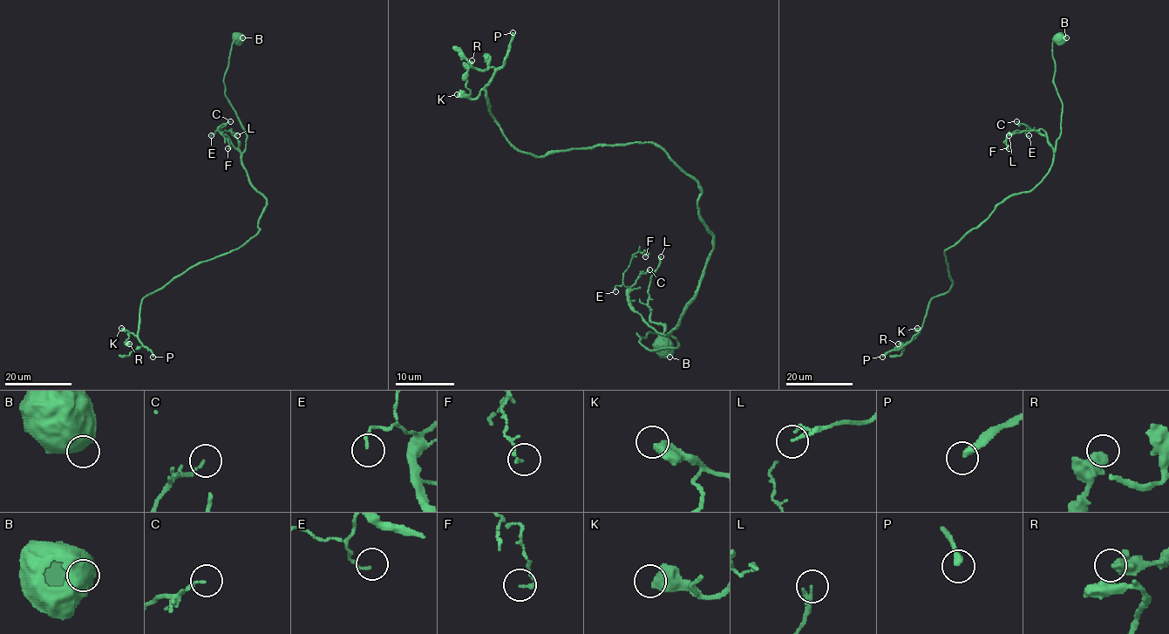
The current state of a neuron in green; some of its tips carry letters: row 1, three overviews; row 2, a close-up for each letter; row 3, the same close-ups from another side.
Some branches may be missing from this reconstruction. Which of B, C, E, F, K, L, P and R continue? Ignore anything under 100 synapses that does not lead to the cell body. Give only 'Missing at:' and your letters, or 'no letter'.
Missing at: P

